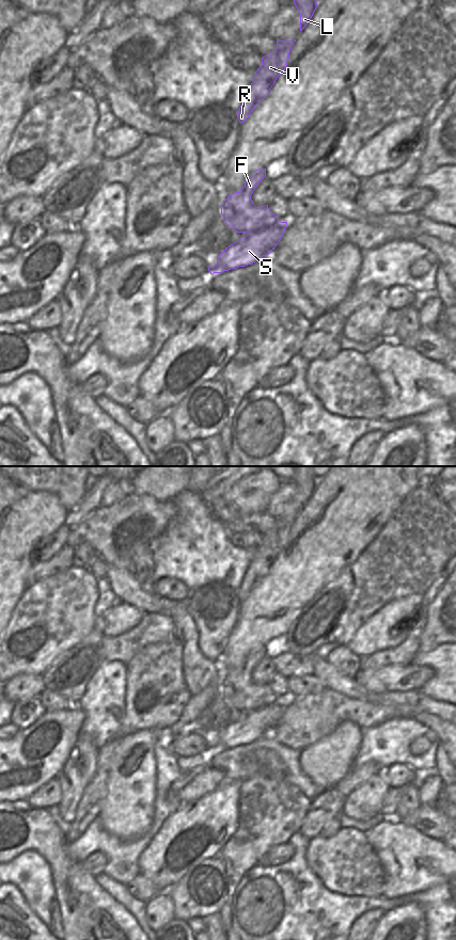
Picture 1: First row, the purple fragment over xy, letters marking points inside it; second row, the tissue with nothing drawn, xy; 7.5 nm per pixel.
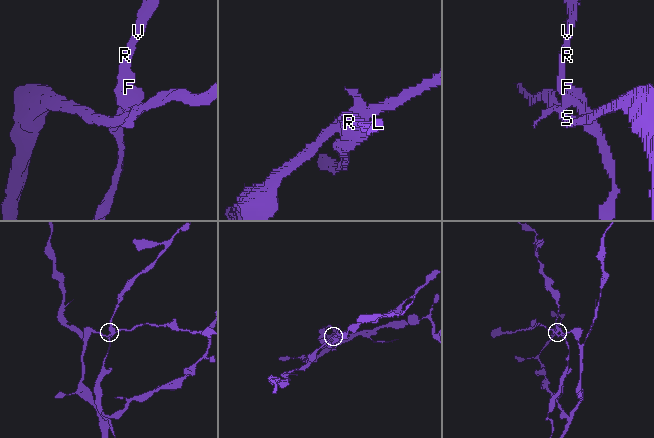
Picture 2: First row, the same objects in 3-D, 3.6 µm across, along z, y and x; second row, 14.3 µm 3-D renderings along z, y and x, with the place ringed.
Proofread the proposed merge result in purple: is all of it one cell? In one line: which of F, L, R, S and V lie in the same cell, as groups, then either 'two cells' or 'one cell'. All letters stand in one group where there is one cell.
F L R V / S | two cells

